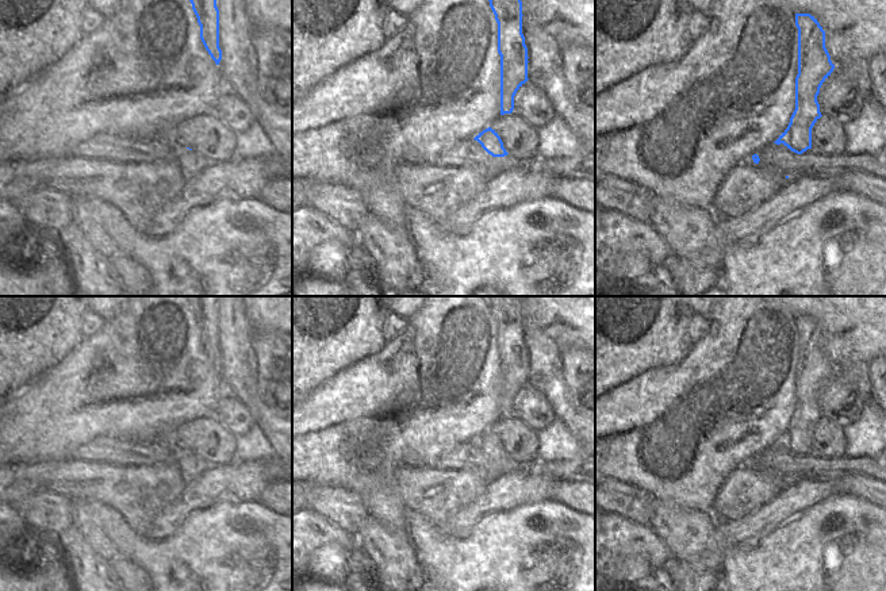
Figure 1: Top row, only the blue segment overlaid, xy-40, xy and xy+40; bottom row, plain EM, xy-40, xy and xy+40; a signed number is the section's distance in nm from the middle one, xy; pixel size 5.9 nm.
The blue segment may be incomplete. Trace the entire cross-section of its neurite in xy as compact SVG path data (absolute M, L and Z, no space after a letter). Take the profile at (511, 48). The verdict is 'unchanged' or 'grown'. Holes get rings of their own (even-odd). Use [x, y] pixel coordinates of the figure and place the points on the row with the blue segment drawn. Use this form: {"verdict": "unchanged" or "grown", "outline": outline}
{"verdict": "unchanged", "outline": "M488 0L498 23L500 115L511 114L514 96L528 78L528 47L522 34L521 0Z"}

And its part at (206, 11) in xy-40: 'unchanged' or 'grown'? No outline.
unchanged

